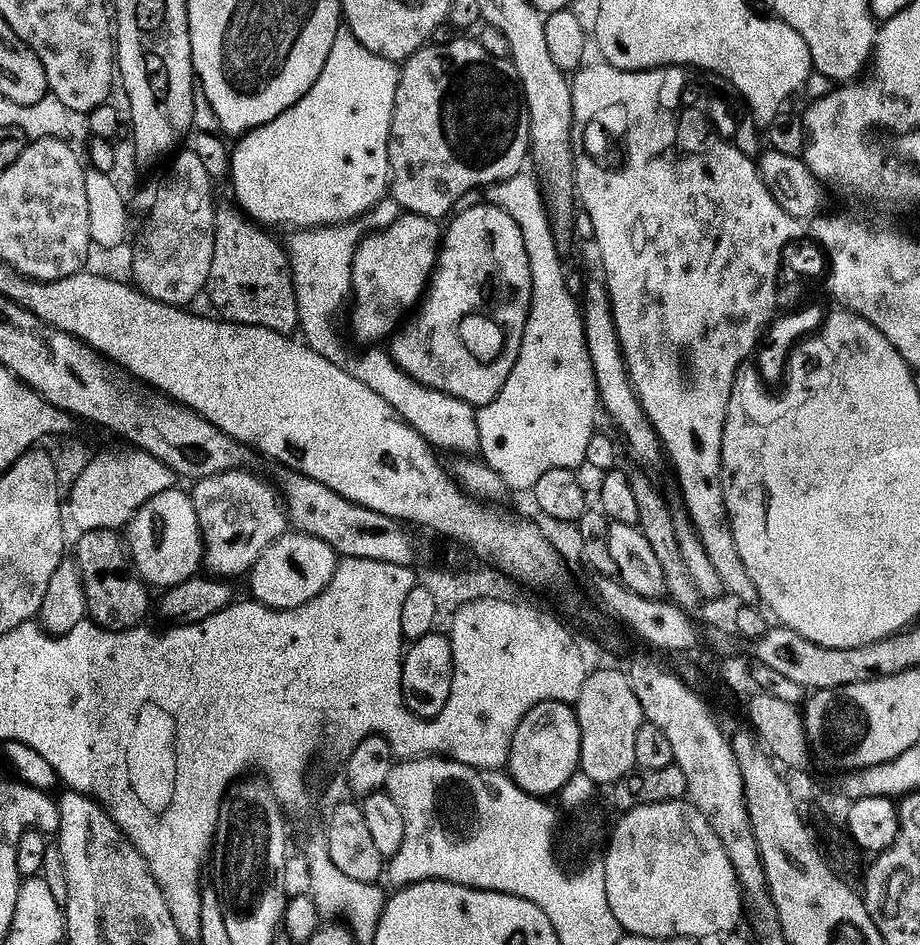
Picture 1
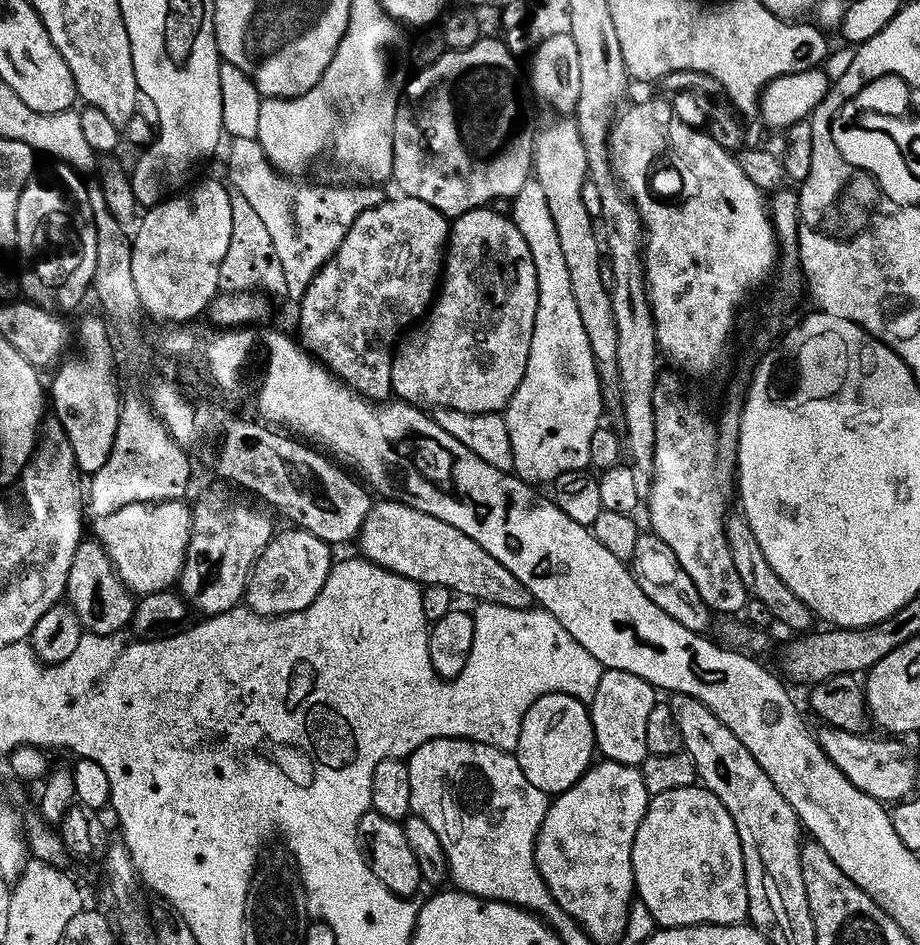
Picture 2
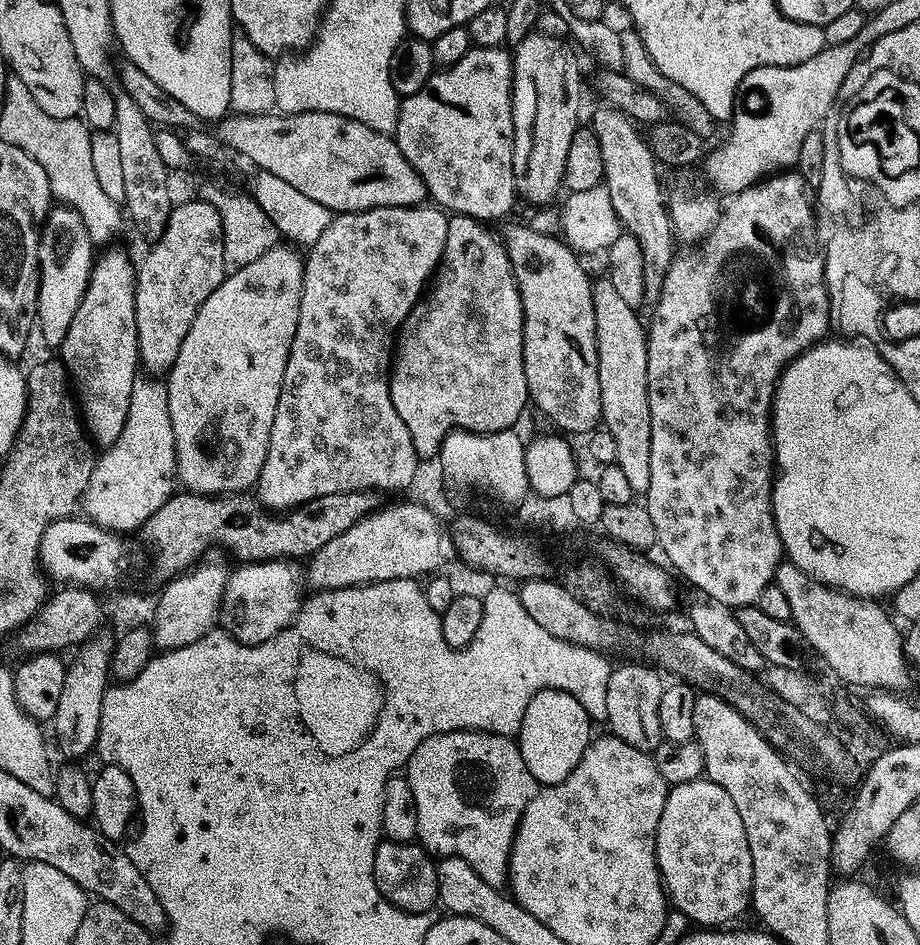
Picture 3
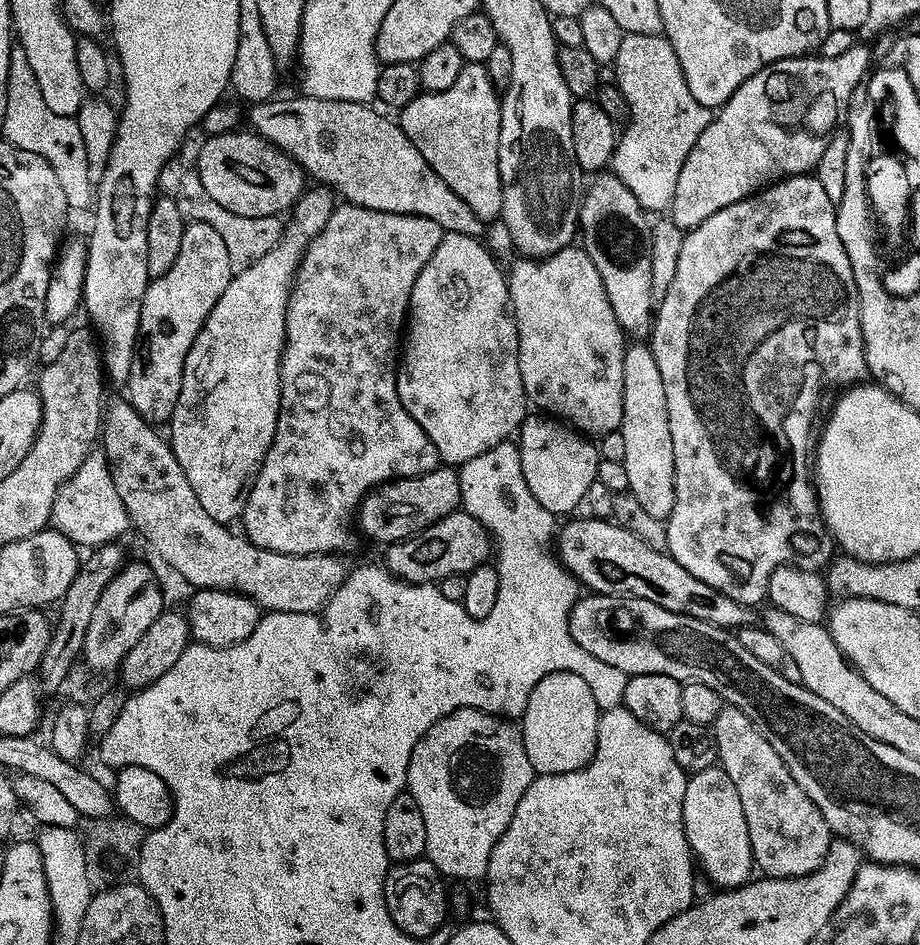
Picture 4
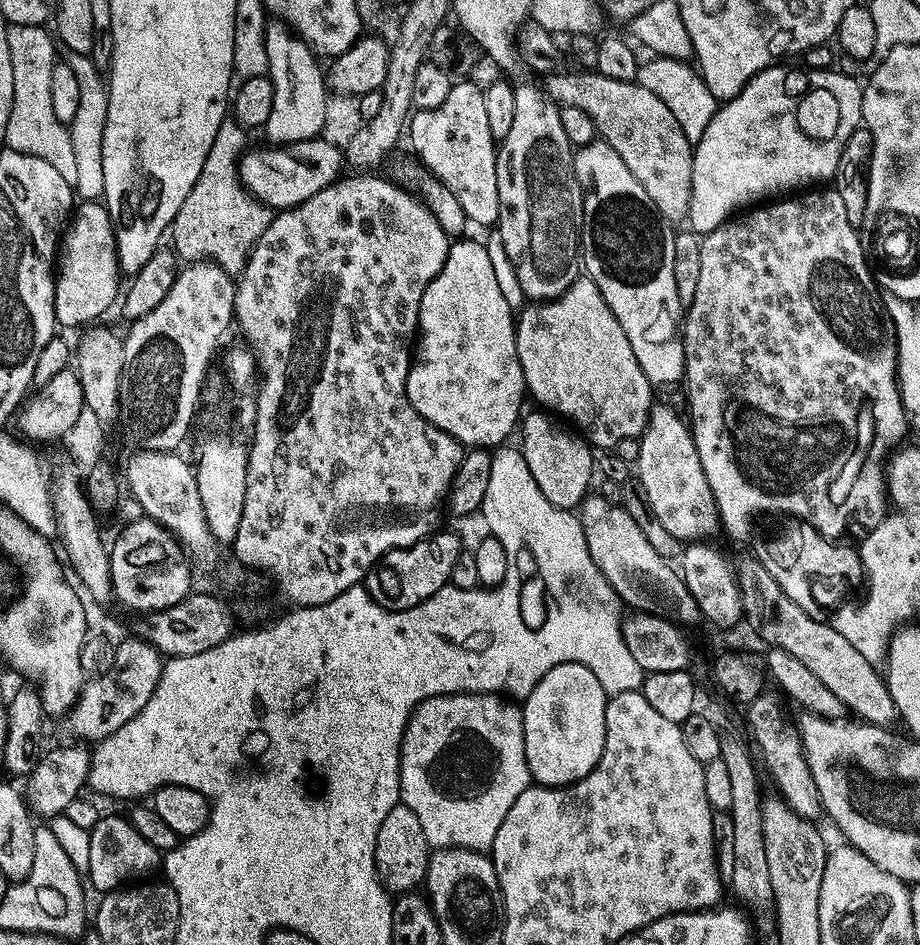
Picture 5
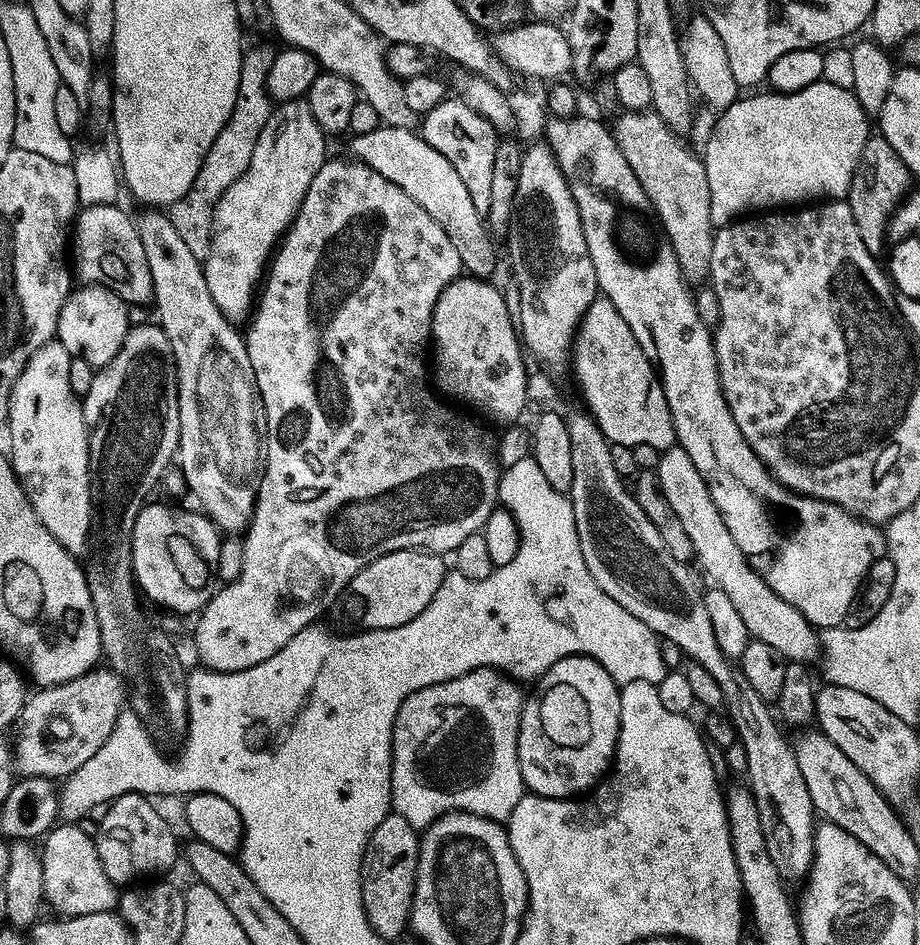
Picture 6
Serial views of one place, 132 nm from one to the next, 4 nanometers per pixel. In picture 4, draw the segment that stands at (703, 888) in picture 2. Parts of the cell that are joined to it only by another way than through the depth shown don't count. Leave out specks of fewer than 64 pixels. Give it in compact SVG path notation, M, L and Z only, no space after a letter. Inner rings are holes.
M713 766L689 775L682 816L686 838L692 848L695 863L703 875L705 872L716 883L717 889L741 888L742 885L753 879L754 861L750 846L750 834L746 826L746 814L742 814L742 798L738 798L738 790L734 790L734 782L730 782L730 778L725 774L723 767Z

